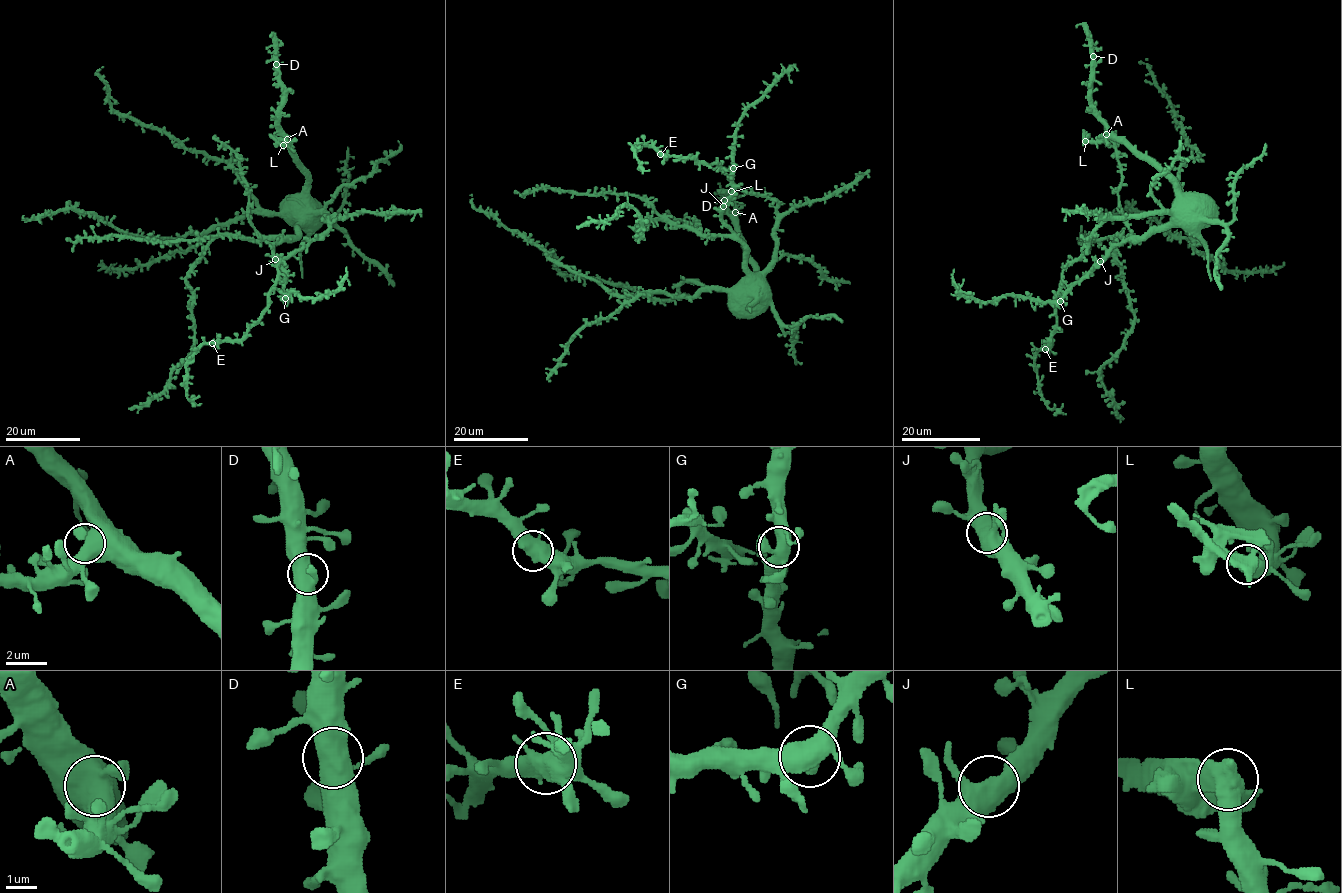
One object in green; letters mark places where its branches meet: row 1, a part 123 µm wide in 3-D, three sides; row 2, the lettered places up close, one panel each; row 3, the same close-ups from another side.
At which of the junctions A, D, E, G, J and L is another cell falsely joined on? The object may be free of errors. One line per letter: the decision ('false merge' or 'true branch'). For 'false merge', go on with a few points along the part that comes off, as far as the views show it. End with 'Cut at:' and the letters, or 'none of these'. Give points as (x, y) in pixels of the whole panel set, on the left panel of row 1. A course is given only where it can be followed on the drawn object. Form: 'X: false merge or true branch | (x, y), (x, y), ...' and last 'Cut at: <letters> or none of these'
A: true branch
D: true branch
E: true branch
G: true branch
J: true branch
L: false merge | (283, 145), (269, 134)
Cut at: L

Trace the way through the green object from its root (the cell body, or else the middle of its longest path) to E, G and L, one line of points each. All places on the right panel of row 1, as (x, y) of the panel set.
E: (1165, 224), (1142, 237), (1123, 239), (1080, 281), (1067, 285), (1062, 277), (1054, 299), (1056, 329), (1045, 349)
G: (1165, 224), (1151, 228), (1142, 237), (1117, 243), (1060, 301)
L: (1165, 224), (1171, 220), (1176, 185), (1111, 137), (1085, 141)

